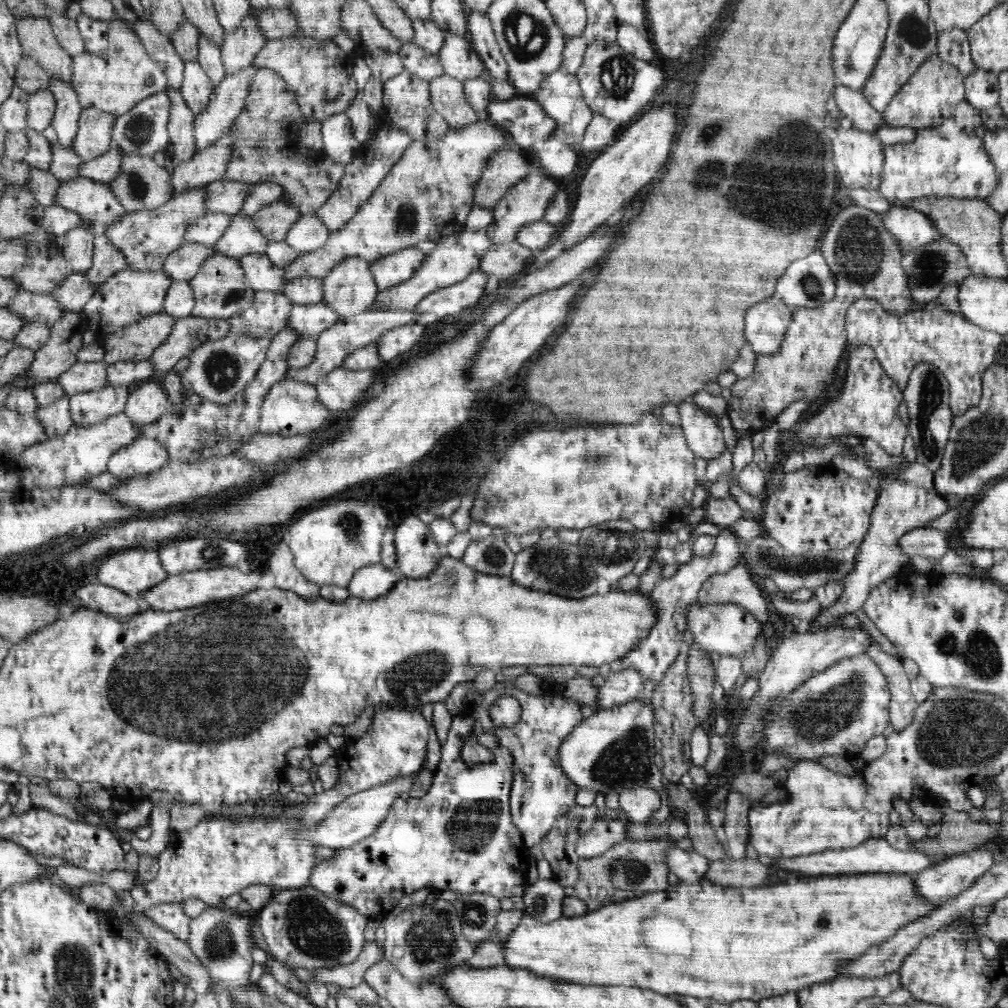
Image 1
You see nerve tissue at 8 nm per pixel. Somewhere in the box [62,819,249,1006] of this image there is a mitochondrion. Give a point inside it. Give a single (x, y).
(219, 943)

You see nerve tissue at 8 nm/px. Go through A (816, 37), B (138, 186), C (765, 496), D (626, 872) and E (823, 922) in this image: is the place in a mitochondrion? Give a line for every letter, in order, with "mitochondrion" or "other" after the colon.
A: other
B: mitochondrion
C: other
D: mitochondrion
E: other

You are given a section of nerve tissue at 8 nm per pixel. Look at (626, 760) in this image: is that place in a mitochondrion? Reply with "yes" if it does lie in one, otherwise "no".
yes

